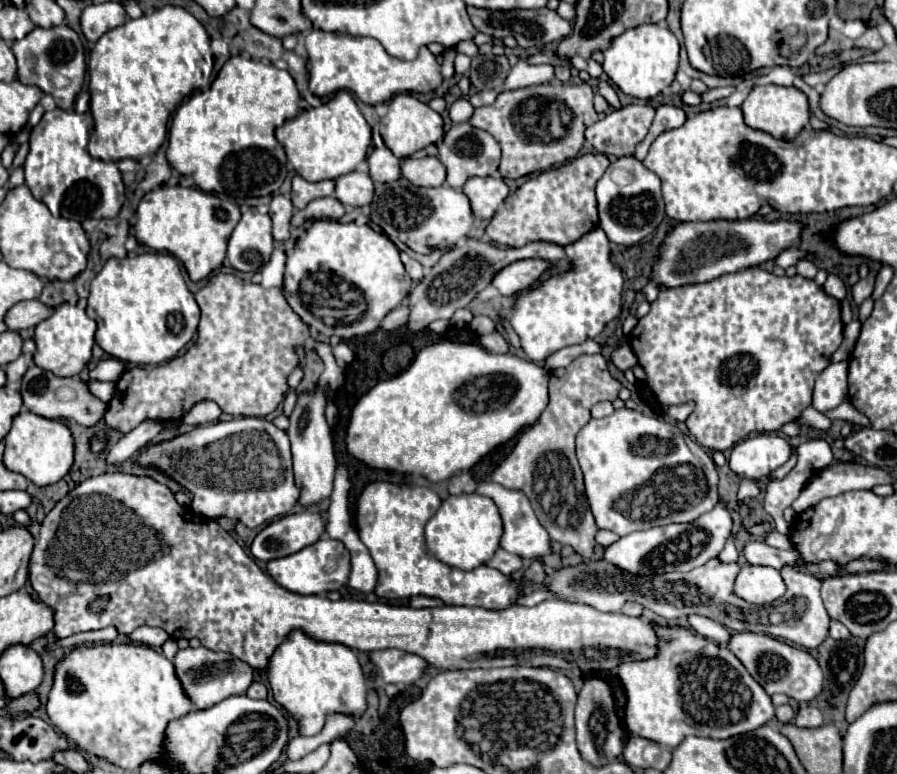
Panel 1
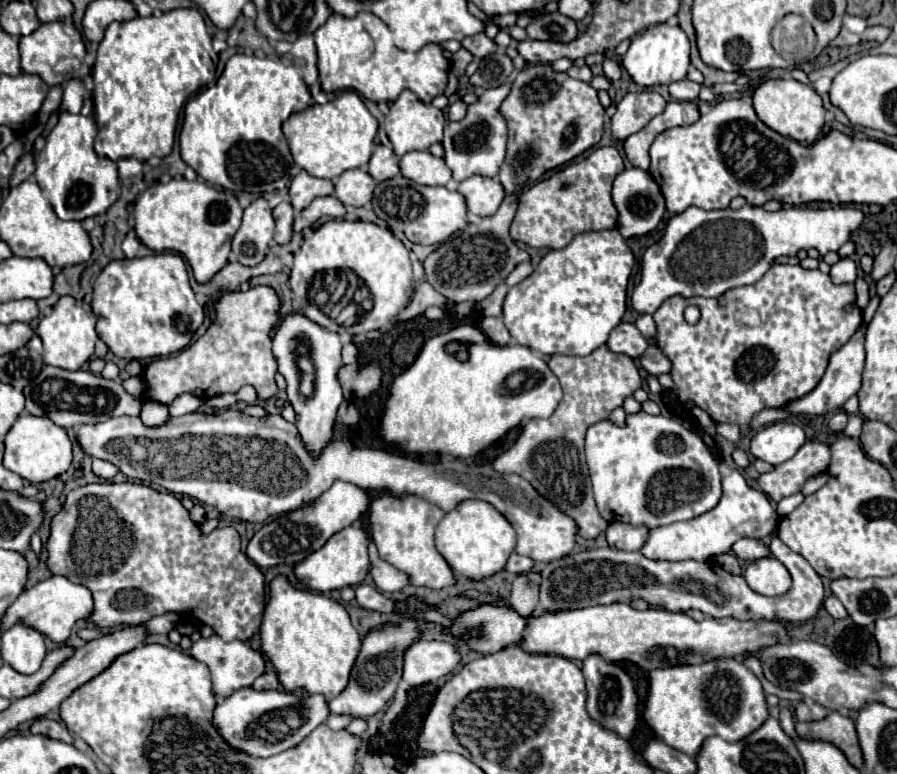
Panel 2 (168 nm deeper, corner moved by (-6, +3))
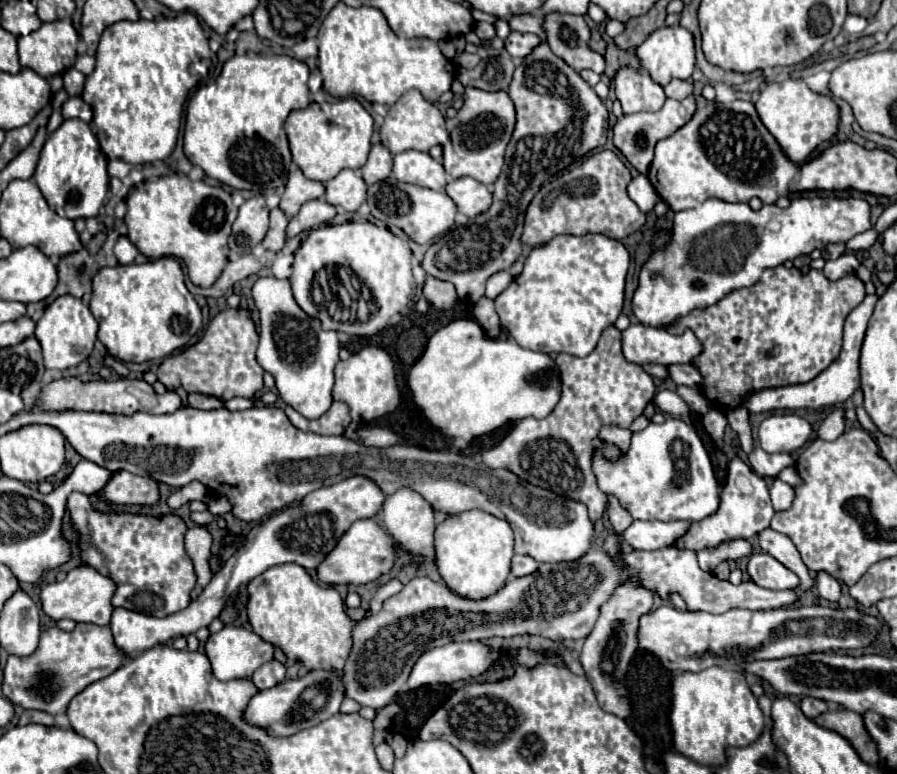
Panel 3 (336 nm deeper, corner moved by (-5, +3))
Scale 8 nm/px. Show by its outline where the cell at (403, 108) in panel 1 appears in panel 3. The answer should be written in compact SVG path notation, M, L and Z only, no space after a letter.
M410 89L406 91L388 111L388 115L384 117L384 125L382 125L382 135L388 139L388 149L396 155L408 149L416 149L416 151L428 151L434 145L444 145L446 141L450 141L446 125L444 125L444 115L440 113L440 109L432 103L428 103L420 91Z

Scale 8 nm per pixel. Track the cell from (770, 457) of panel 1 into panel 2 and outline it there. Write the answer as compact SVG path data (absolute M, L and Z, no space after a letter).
M777 421L753 435L751 453L767 463L783 463L797 453L805 439L805 431L799 425L791 421Z

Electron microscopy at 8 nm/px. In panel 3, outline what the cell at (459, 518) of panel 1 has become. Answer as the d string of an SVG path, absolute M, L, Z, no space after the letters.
M470 509L446 517L434 533L436 565L446 585L466 599L484 599L502 589L510 575L510 559L514 555L514 533L508 521L486 511Z

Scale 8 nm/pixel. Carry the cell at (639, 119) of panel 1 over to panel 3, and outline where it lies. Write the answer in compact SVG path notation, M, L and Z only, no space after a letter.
M620 69L616 73L616 97L622 103L624 115L658 111L666 99L664 89L642 69Z

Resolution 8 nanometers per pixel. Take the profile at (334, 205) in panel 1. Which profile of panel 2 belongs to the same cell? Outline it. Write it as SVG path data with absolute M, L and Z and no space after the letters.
M327 195L327 197L317 197L311 201L311 205L307 209L303 209L297 217L295 217L295 231L301 231L305 227L311 227L315 221L319 221L321 217L331 217L331 219L341 219L345 217L345 207L343 203L335 197L335 195Z

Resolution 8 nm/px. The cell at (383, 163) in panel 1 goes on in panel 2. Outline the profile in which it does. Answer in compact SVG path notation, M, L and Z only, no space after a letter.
M377 145L373 155L371 155L367 173L375 181L387 181L387 179L391 179L391 177L395 177L399 173L399 157L393 153L391 147Z

